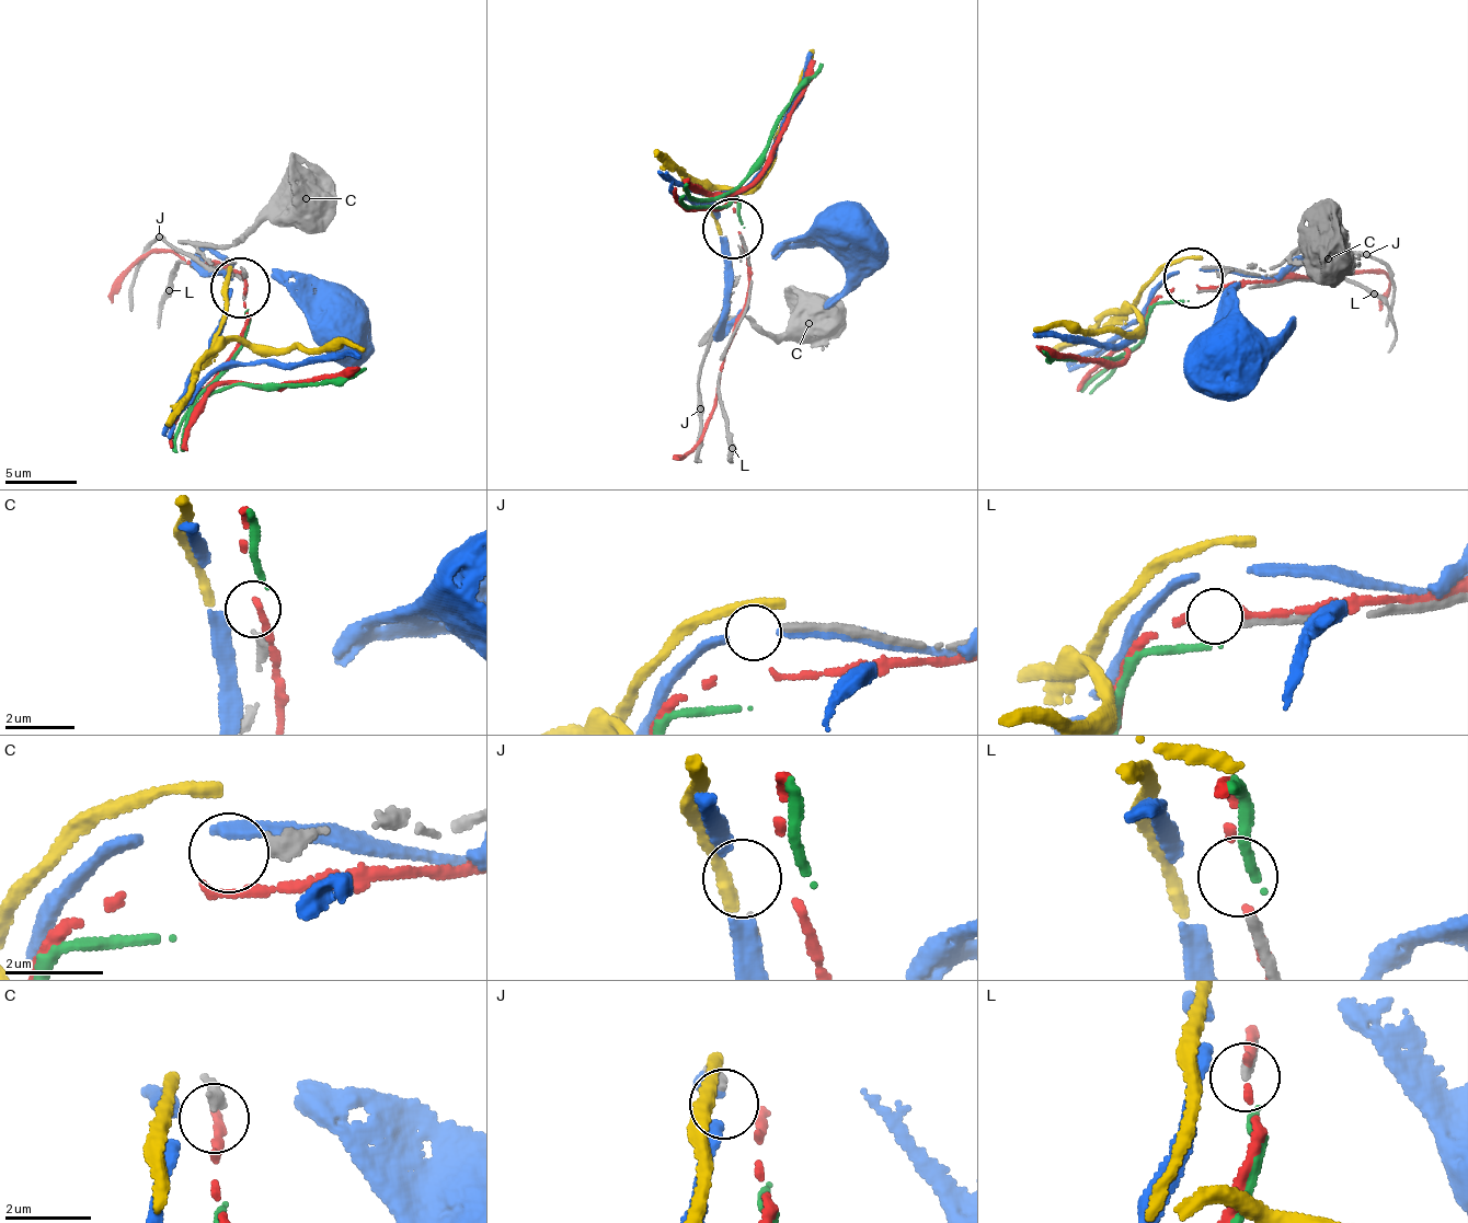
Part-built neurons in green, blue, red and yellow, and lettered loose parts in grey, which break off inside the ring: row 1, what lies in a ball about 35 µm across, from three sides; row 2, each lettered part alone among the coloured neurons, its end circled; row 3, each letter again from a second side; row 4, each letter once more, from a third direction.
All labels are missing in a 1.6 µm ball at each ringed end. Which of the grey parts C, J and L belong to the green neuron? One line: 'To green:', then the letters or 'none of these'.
To green: none of these

